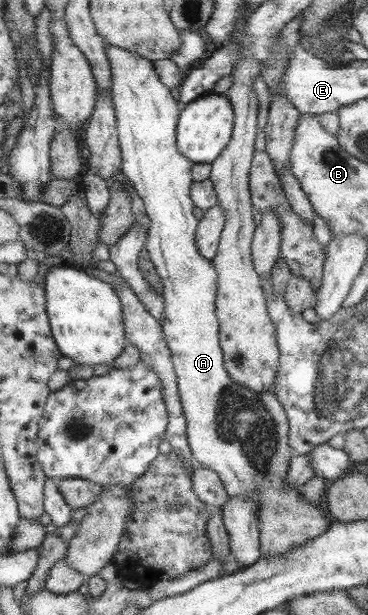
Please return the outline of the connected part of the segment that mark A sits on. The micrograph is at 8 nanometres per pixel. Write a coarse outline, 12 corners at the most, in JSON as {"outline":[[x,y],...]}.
{"outline":[[106,44],[122,171],[151,219],[195,462],[259,502],[263,556],[331,521],[285,484],[273,391],[225,369],[183,104]]}

